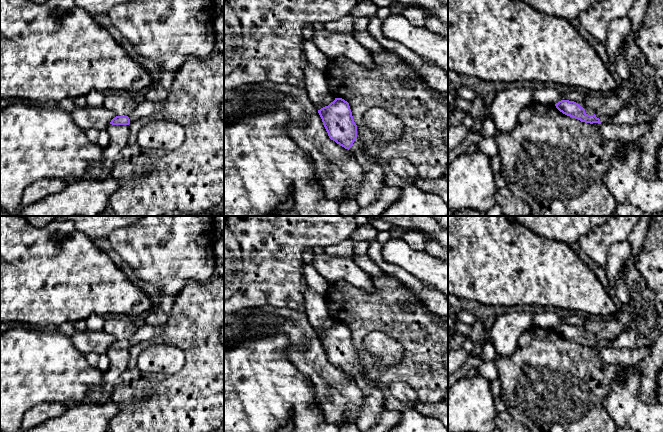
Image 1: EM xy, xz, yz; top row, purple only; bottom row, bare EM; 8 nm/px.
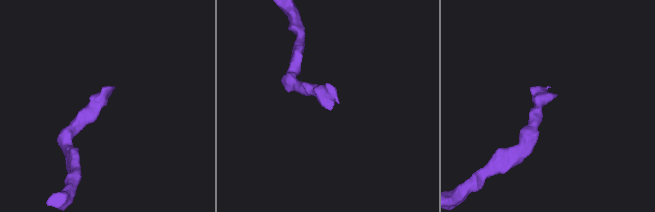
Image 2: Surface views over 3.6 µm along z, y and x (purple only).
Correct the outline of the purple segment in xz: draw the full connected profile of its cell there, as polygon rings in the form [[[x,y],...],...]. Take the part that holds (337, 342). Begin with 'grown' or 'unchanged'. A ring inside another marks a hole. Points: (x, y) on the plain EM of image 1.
grown | [[[335,322],[335,324],[328,330],[318,334],[318,337],[322,343],[329,362],[345,373],[348,373],[361,389],[363,395],[371,394],[375,389],[380,389],[376,382],[371,380],[369,383],[366,380],[369,377],[364,368],[357,362],[357,349],[354,346],[349,327],[347,325],[342,322]]]

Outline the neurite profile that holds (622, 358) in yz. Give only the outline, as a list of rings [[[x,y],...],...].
[[[612,344],[601,347],[599,351],[599,359],[602,367],[606,368],[614,365],[617,373],[628,367],[636,366],[636,364],[645,358],[651,350],[651,346],[639,349],[617,348]]]

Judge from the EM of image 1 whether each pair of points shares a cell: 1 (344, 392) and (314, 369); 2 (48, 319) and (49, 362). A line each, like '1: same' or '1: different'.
1: same
2: different

